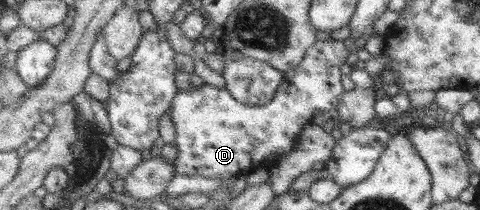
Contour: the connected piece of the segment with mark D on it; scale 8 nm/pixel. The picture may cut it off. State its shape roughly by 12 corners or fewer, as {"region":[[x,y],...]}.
{"region":[[323,35],[267,105],[180,91],[178,173],[275,167],[342,102],[353,55]]}

